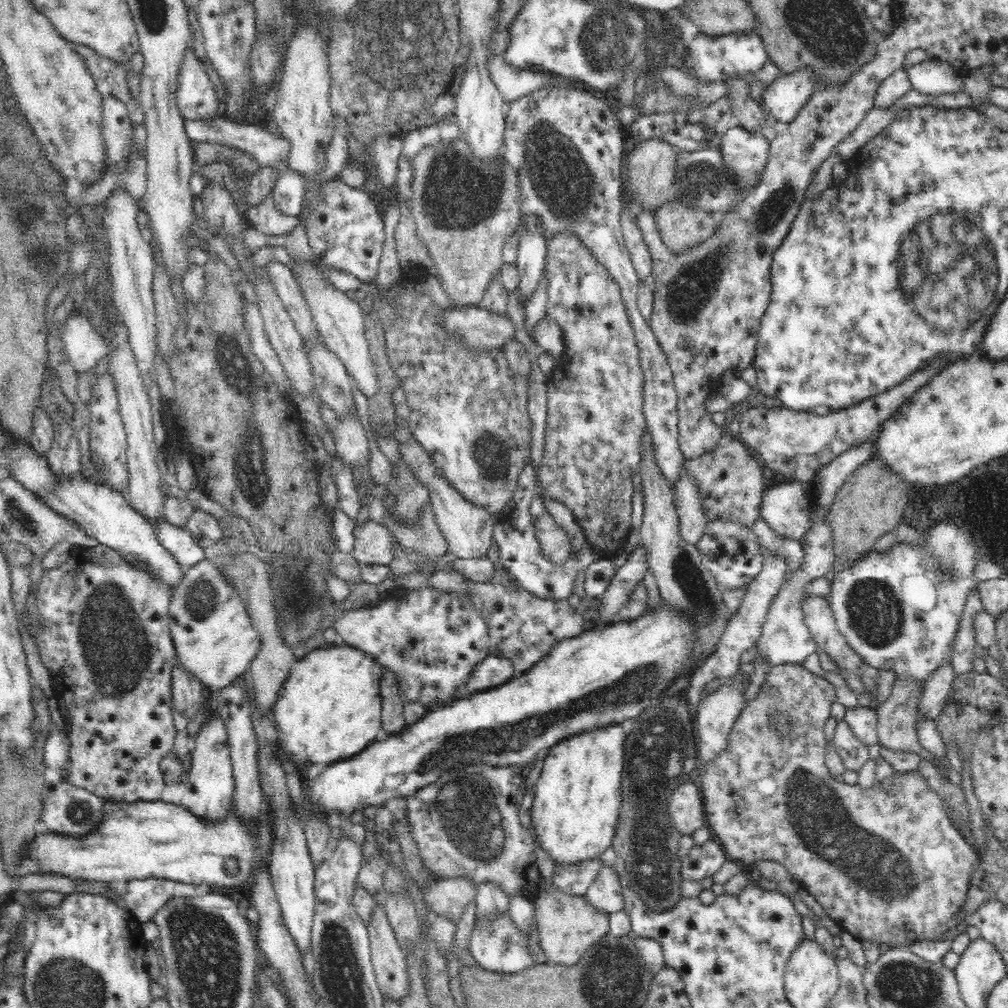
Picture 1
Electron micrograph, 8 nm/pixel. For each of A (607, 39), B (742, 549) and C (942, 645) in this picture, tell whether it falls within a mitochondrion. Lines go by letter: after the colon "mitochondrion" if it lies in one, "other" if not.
A: mitochondrion
B: other
C: other

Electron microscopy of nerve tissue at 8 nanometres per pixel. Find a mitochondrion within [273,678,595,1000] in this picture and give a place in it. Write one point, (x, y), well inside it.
(469, 814)

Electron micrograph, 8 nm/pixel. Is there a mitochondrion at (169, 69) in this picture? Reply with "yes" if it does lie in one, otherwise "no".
no

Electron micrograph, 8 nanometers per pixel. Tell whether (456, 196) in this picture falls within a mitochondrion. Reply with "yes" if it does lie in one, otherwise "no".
yes

